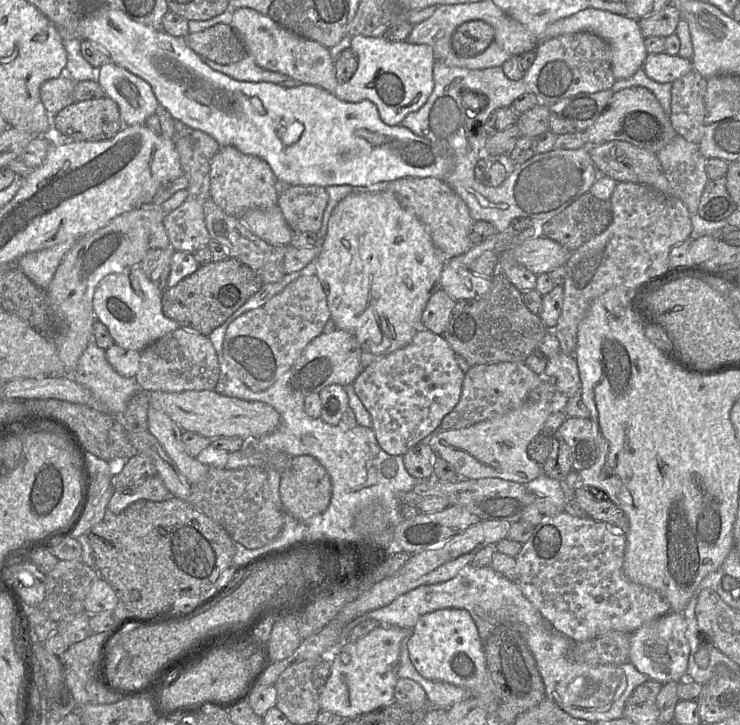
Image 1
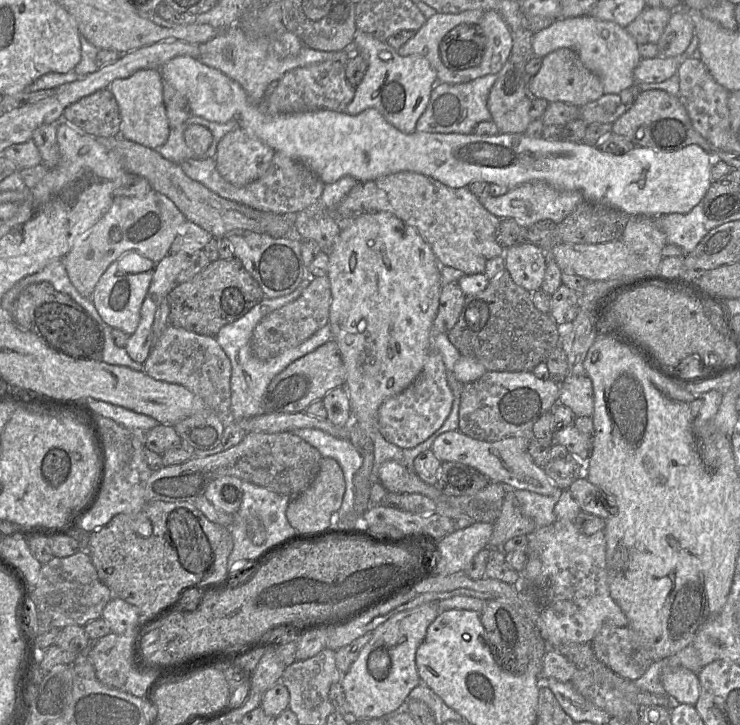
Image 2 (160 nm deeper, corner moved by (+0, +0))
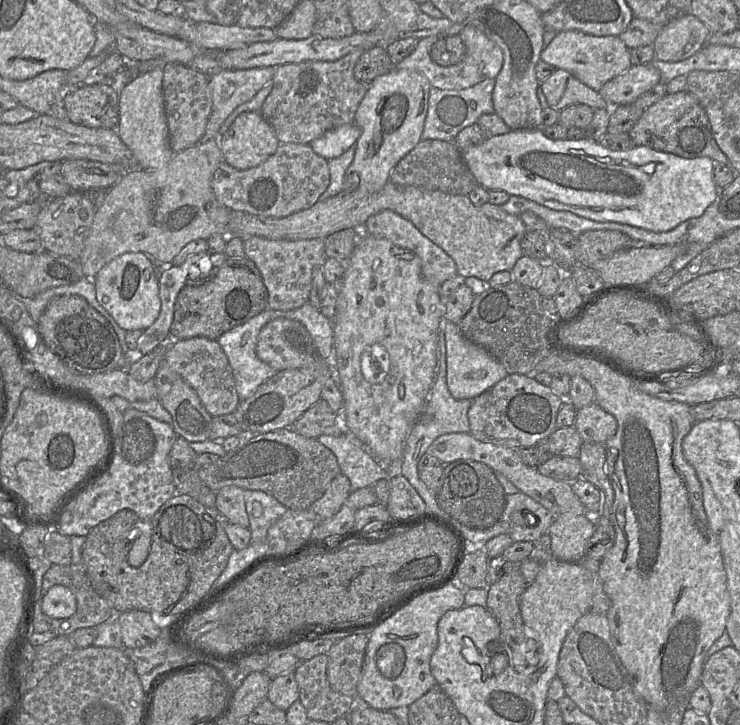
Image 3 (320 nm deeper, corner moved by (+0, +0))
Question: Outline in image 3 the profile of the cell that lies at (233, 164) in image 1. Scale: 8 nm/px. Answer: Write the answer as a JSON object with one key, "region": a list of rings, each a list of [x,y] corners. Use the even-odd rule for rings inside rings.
{"region":[[[260,112],[241,113],[220,137],[223,160],[238,170],[248,170],[275,154],[280,142]]]}

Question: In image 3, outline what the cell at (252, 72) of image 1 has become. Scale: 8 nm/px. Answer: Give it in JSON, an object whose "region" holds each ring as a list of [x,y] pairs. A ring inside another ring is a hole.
{"region":[[[278,66],[244,70],[222,70],[209,76],[212,108],[205,133],[199,143],[220,138],[221,125],[240,105],[250,101],[273,81]]]}

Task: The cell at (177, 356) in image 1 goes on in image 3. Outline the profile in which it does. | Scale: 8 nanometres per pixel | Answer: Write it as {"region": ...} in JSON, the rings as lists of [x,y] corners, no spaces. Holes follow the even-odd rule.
{"region":[[[193,337],[173,340],[167,347],[164,360],[199,396],[203,406],[213,417],[232,414],[240,404],[233,370],[217,340]]]}

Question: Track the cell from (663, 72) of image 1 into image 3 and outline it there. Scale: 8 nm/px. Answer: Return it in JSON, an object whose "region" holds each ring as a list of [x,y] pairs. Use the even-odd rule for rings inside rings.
{"region":[[[652,63],[632,65],[626,72],[608,81],[599,93],[609,107],[631,105],[660,81],[660,71]]]}

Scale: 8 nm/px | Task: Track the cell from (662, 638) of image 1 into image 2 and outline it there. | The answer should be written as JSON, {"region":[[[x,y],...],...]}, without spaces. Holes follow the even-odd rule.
{"region":[[[675,667],[662,676],[667,694],[678,703],[695,705],[700,695],[698,674],[684,667]]]}

